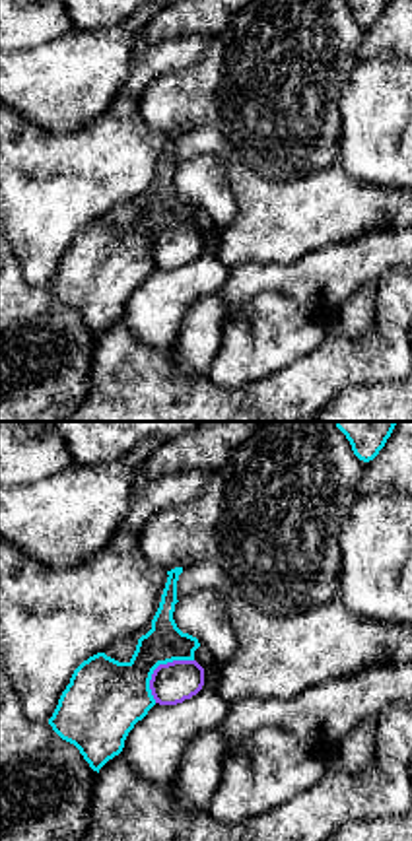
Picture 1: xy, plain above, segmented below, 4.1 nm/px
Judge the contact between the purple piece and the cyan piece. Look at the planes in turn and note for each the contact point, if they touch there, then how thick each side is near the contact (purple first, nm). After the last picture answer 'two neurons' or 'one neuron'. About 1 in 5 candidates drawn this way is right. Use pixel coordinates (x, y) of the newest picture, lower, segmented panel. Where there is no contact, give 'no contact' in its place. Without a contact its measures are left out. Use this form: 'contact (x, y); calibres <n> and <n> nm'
contact (158, 667); calibres 170 and 320 nm

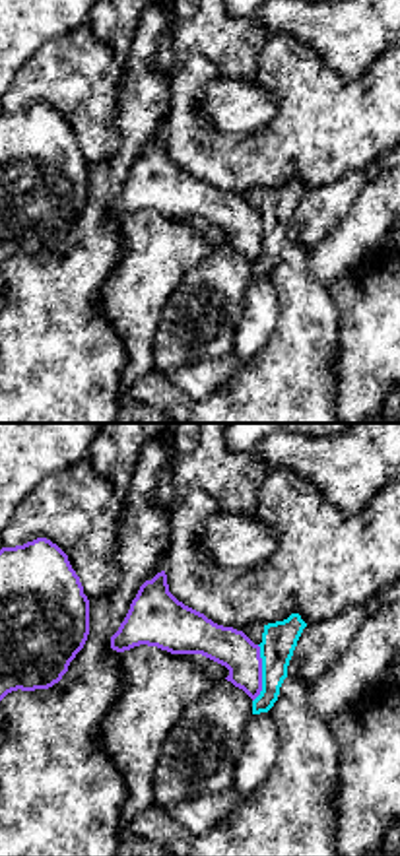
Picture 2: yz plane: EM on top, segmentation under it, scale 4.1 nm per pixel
contact (261, 674); calibres 160 and 140 nm

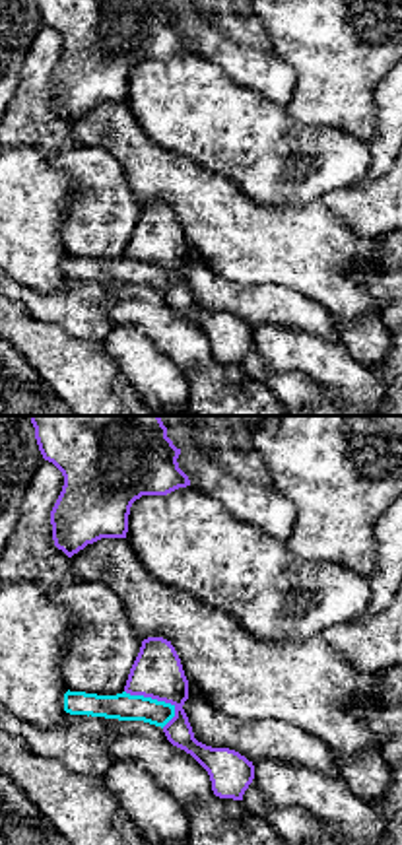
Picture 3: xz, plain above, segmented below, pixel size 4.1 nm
contact (154, 698); calibres 200 and 110 nm

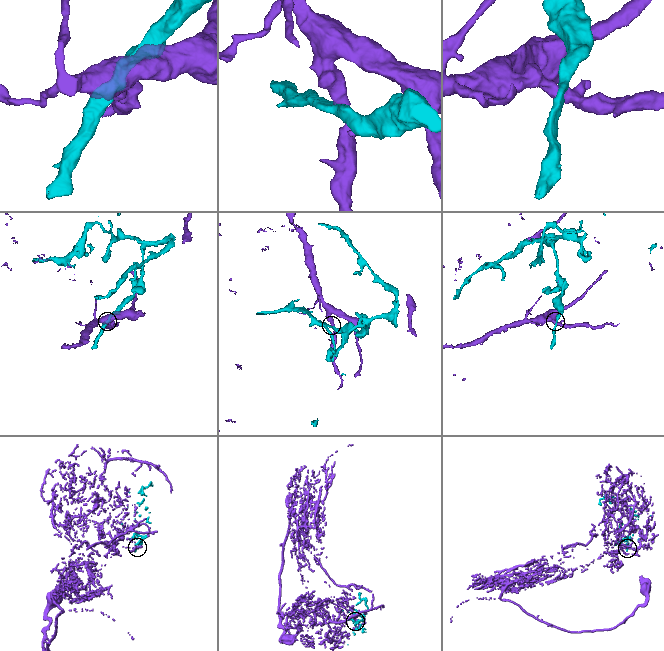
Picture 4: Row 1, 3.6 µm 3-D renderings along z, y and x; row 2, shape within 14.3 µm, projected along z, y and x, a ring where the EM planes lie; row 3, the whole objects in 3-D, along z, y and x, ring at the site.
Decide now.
two neurons

